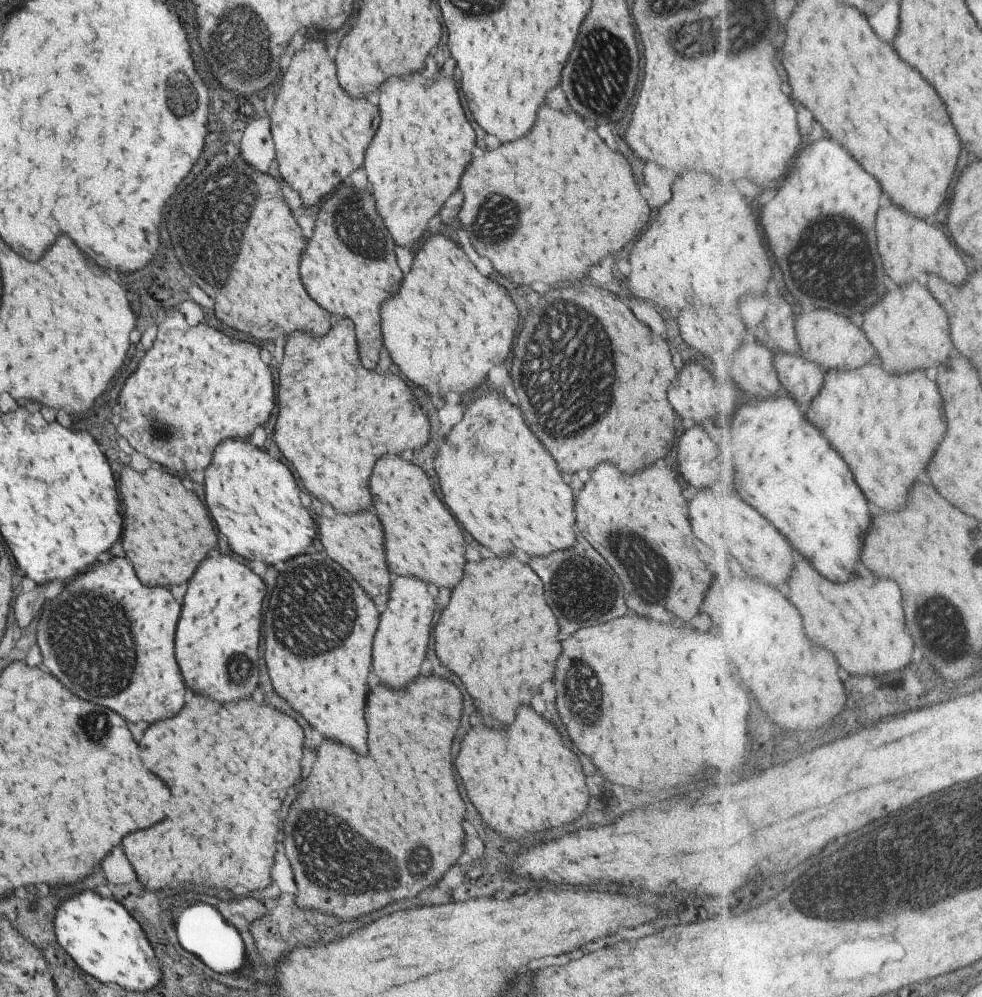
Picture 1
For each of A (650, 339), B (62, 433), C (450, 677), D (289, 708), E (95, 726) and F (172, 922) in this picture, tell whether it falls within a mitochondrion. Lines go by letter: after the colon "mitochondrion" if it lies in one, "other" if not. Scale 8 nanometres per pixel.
A: other
B: other
C: other
D: other
E: mitochondrion
F: other

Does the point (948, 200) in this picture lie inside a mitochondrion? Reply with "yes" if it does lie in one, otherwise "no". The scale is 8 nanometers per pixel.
no

